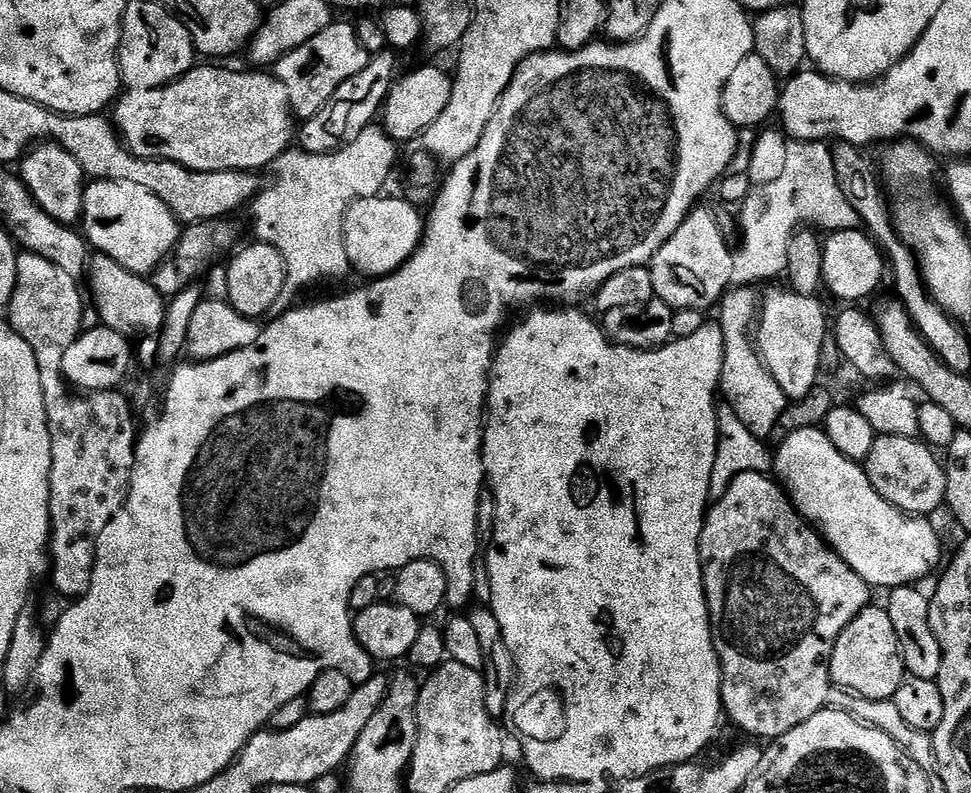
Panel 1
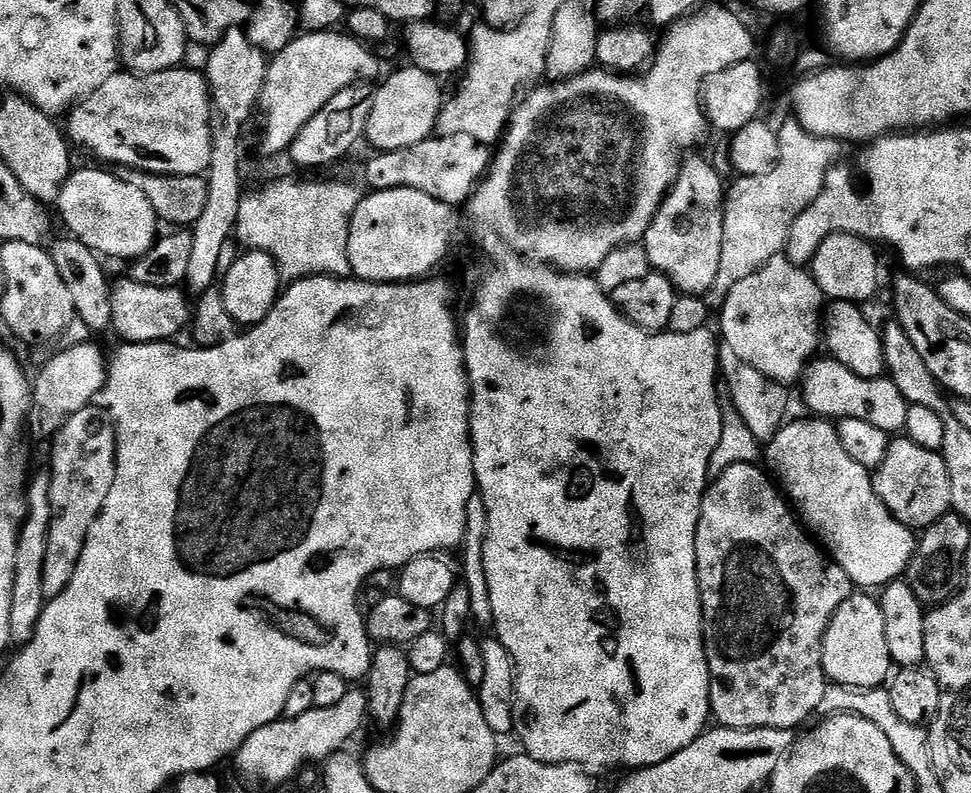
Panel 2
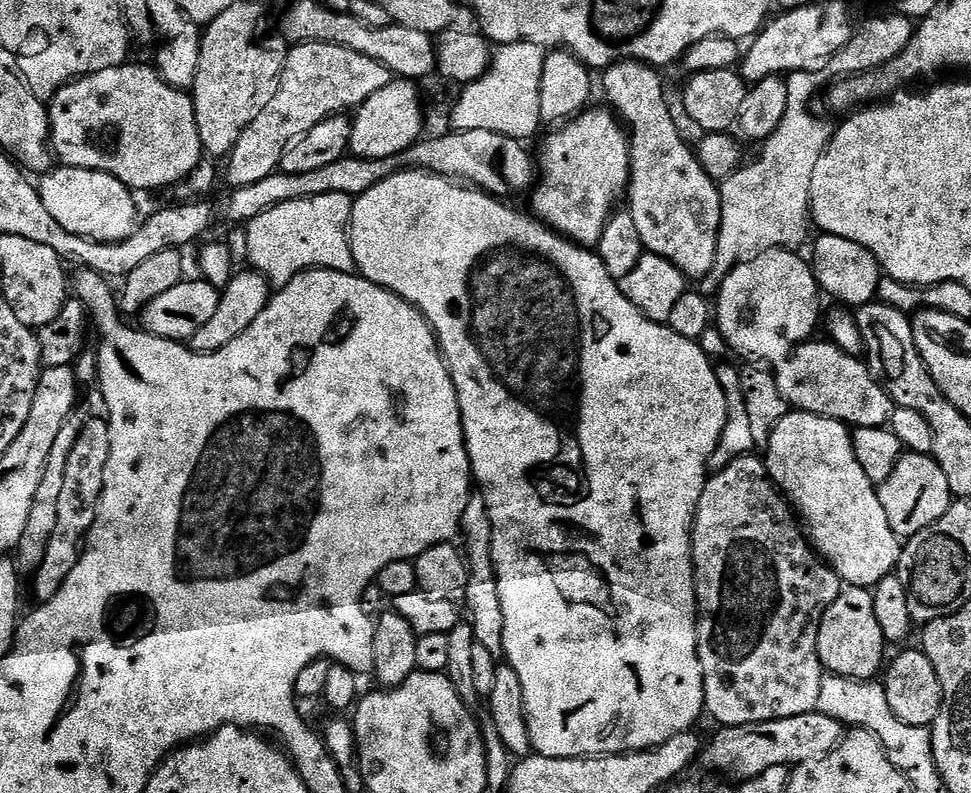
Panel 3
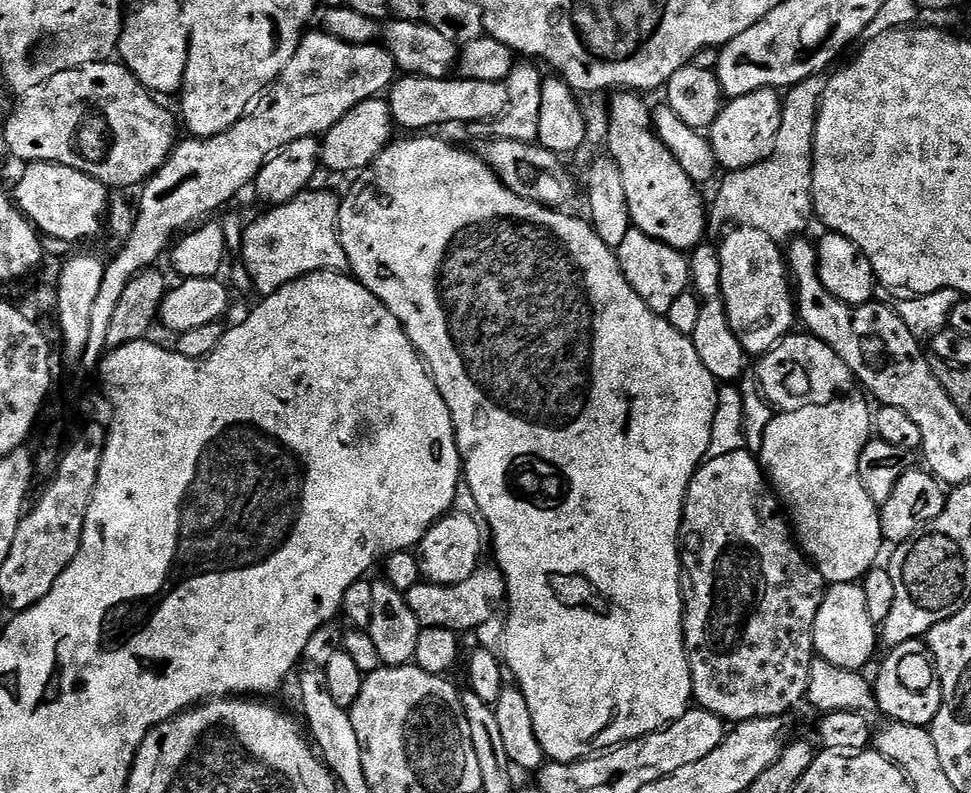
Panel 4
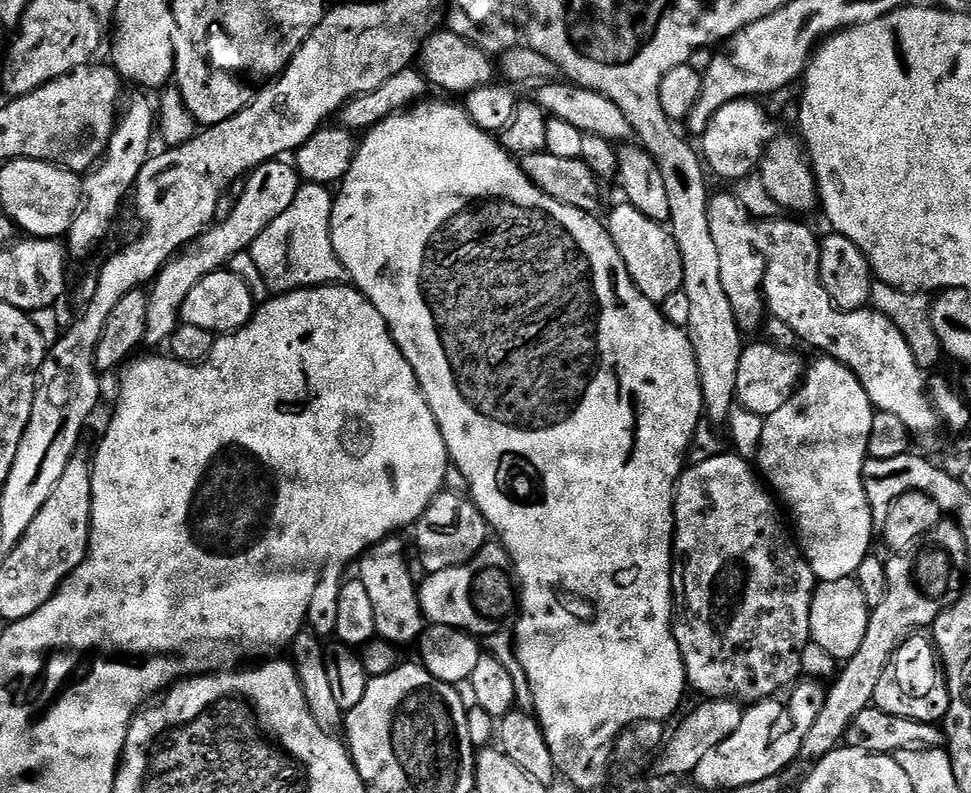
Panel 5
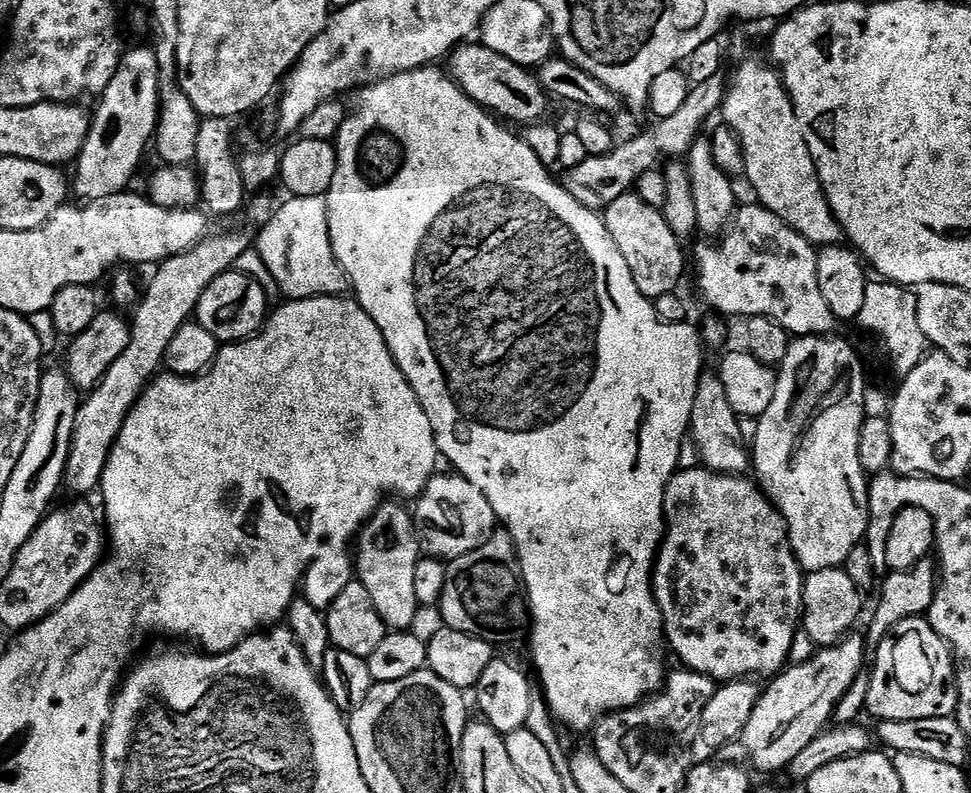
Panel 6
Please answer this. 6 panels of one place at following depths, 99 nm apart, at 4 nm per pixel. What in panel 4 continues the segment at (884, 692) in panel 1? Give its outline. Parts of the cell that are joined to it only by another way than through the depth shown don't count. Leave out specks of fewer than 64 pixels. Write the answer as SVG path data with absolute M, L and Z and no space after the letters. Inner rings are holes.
M859 583L834 584L825 591L818 618L814 618L815 655L839 668L859 672L867 669L878 648L878 626L866 610L866 594Z

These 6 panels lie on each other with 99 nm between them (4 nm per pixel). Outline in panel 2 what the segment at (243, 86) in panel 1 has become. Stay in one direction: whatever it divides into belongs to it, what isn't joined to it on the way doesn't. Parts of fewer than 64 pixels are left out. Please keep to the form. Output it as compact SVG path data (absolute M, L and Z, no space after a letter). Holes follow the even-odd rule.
M188 67L162 70L149 76L118 70L67 113L66 135L69 141L82 151L105 160L100 162L108 166L123 166L159 176L205 175L212 165L214 109L205 73Z

